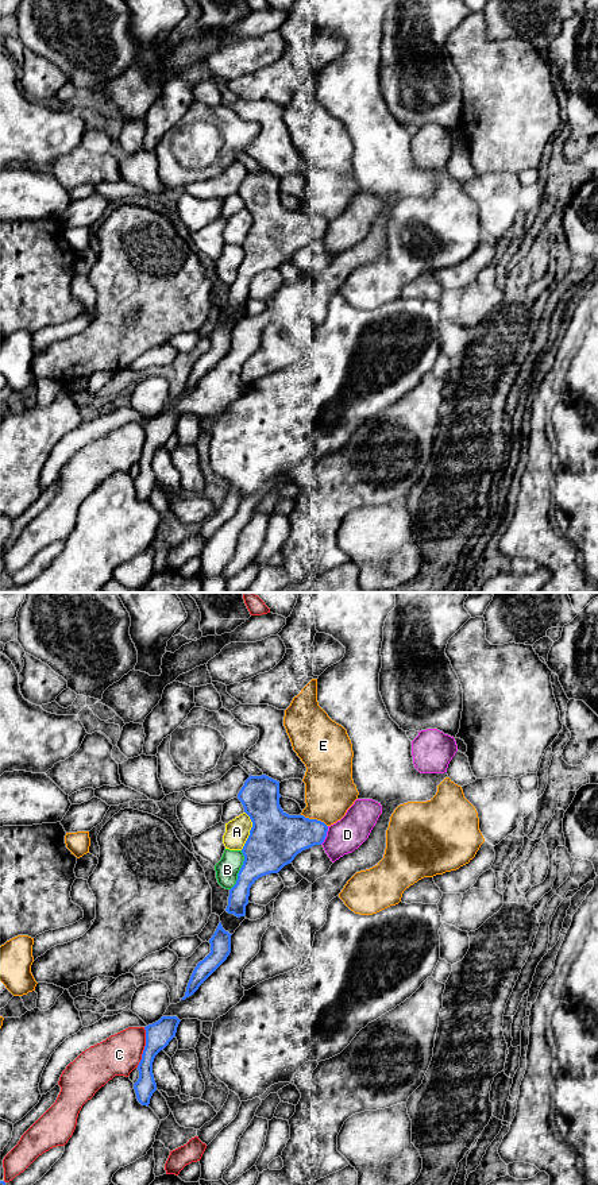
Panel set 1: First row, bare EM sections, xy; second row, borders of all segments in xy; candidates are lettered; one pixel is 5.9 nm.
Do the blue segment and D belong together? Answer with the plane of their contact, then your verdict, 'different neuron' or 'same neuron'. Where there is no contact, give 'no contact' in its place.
xy | different neuron

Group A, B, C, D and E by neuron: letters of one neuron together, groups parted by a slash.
A / B / C / D / E

